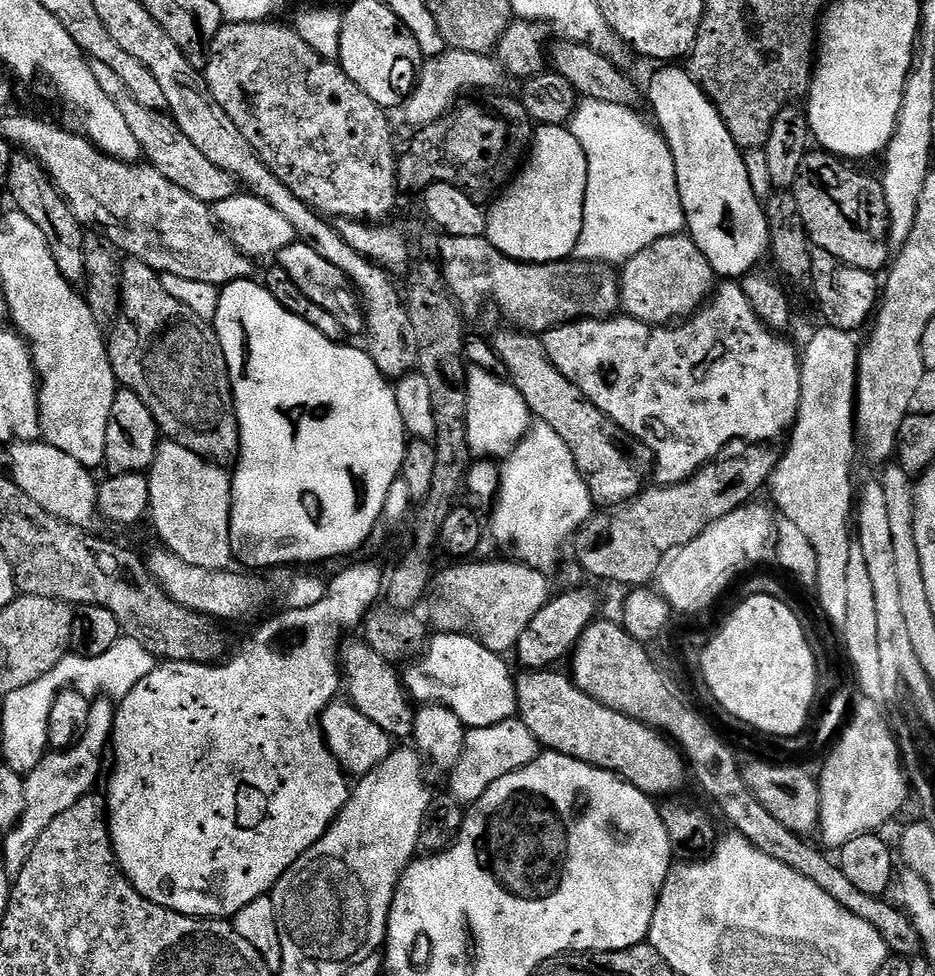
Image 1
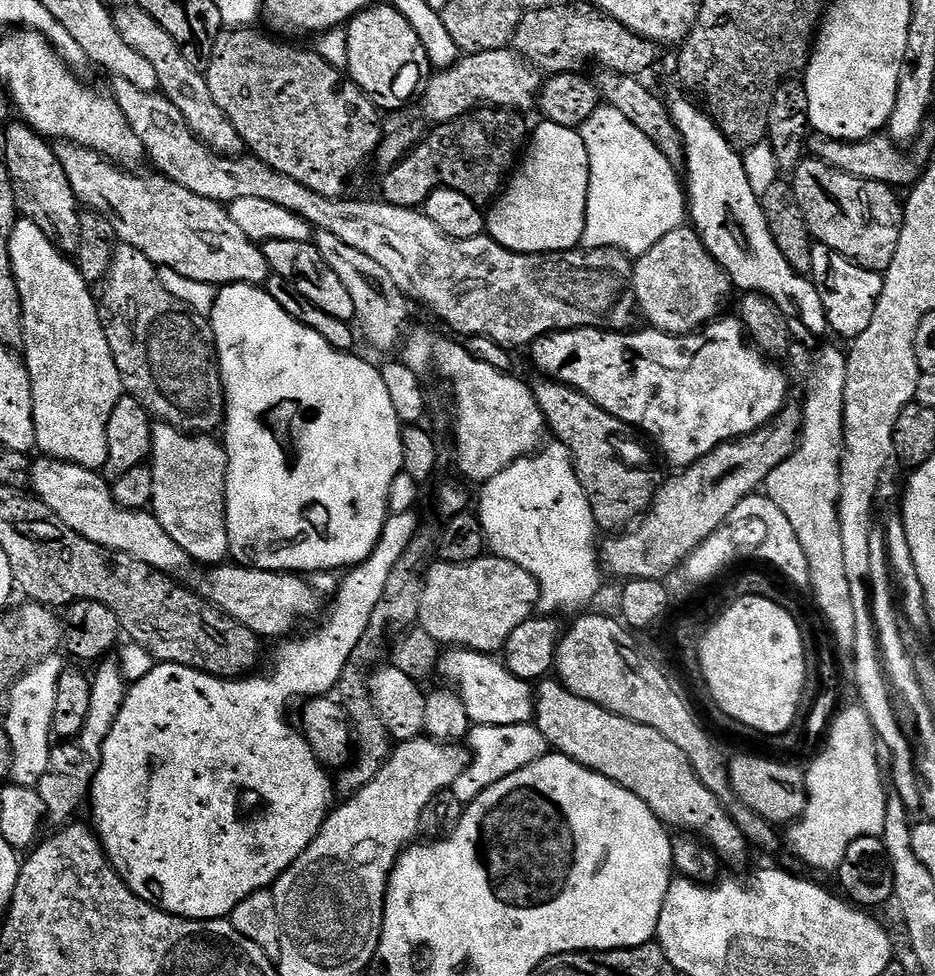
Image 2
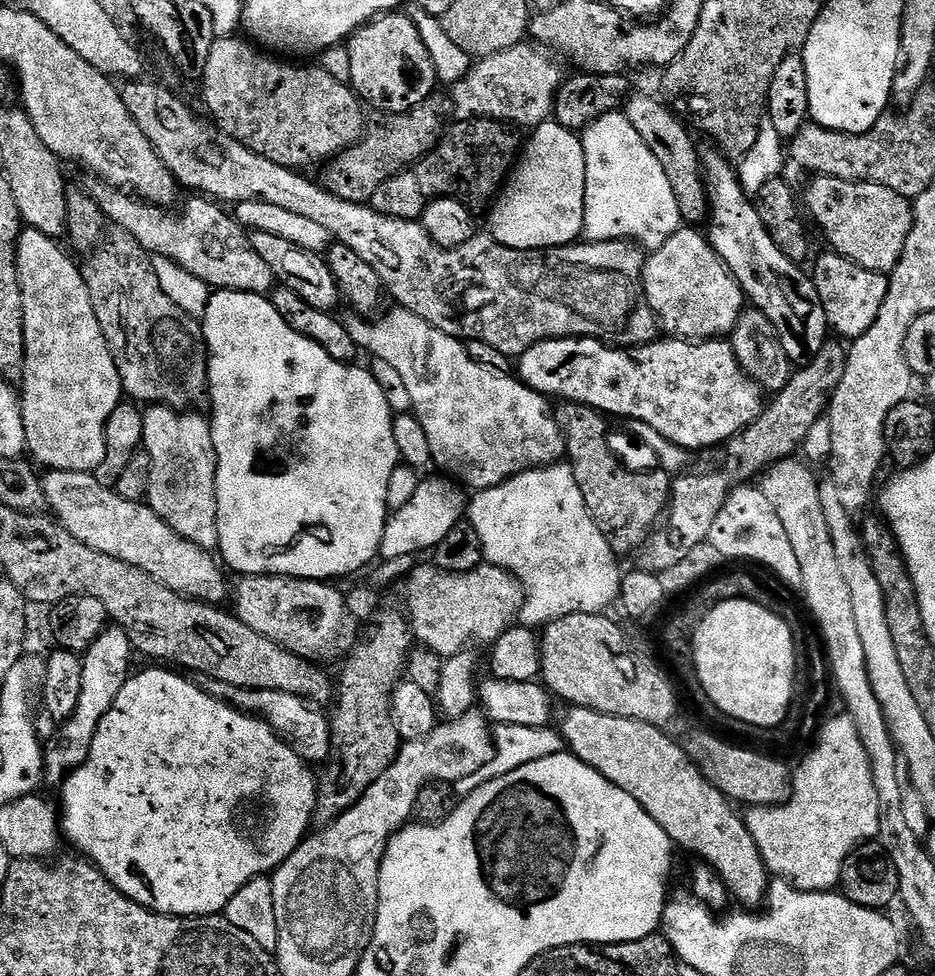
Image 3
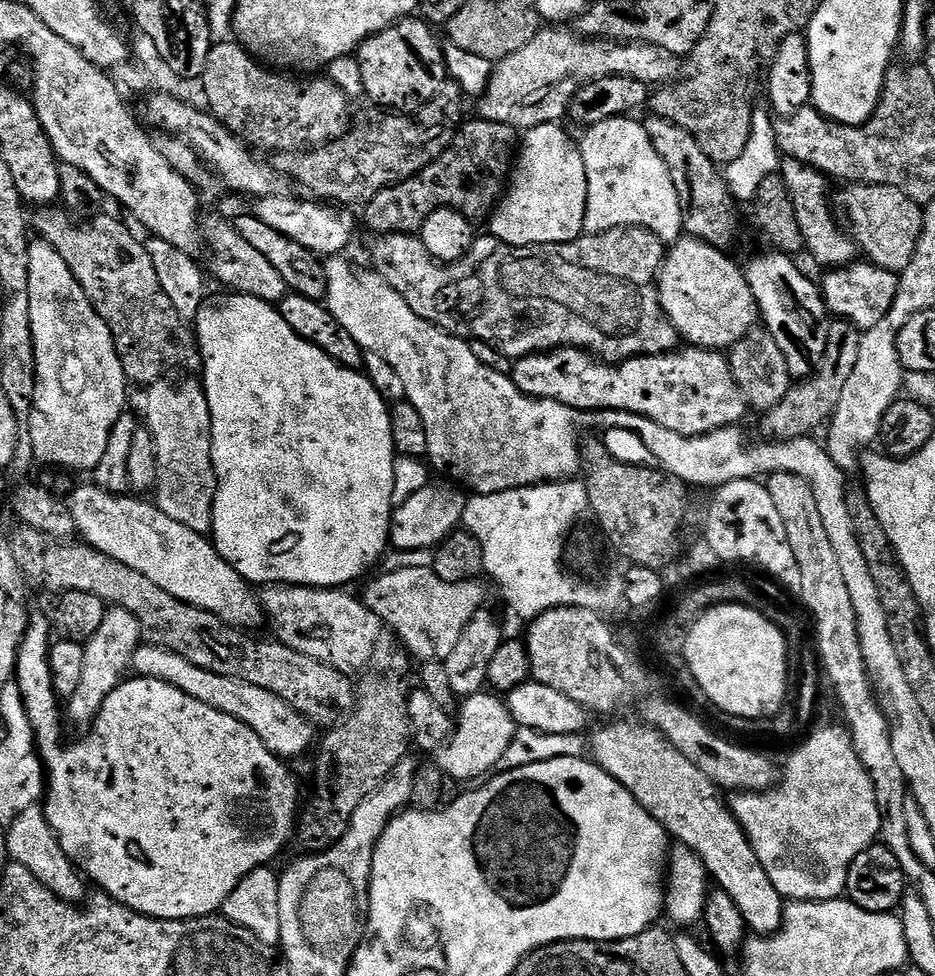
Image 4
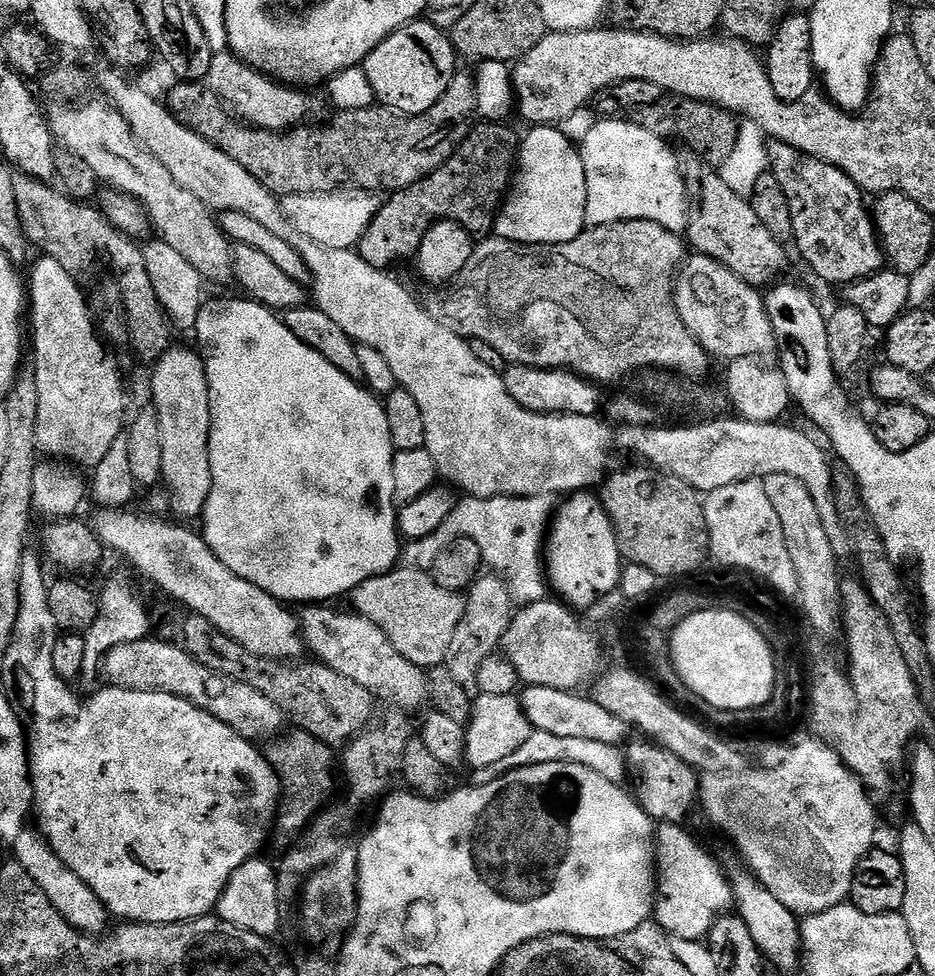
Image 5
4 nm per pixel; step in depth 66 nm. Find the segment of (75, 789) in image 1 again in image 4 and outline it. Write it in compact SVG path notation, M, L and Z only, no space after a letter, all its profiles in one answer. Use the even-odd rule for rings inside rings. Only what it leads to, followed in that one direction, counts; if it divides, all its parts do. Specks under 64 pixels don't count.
M109 607L102 618L102 626L98 626L94 638L90 638L84 644L86 659L82 669L82 679L78 690L74 690L74 694L67 701L67 719L69 716L76 724L91 725L108 695L125 679L132 663L132 656L141 643L142 637L138 620L126 610Z

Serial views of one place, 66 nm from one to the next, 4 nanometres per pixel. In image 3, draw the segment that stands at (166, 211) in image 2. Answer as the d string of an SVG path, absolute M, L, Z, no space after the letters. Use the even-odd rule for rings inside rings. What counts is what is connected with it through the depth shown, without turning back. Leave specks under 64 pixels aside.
M92 182L96 184L87 185L86 191L95 198L98 206L104 211L105 217L112 220L117 229L126 234L130 234L148 251L153 257L165 256L170 258L178 266L190 270L196 278L202 278L209 289L223 290L226 292L249 292L259 296L268 296L273 291L277 283L276 275L266 266L266 258L252 249L252 242L249 233L243 224L236 219L235 215L223 212L225 209L219 203L213 202L208 198L192 198L185 206L184 212L176 213L167 207L159 204L150 204L147 200L141 200L140 197L132 195L130 192L124 192L121 188L116 188L112 184L103 182Z

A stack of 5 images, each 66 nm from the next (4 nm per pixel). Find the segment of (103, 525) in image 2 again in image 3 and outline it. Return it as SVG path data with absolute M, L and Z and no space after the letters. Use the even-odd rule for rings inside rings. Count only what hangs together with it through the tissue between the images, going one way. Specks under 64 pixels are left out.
M48 470L43 473L42 483L51 513L67 532L78 538L78 542L86 542L86 546L102 554L110 554L110 558L118 558L122 562L130 562L130 566L138 566L138 570L146 570L150 578L162 582L162 586L170 586L170 590L174 590L179 596L188 596L191 600L202 600L205 604L217 606L223 605L223 600L229 599L230 580L228 584L221 561L211 551L202 549L178 535L147 503L122 498L115 488L108 488L98 482L96 475L90 472Z

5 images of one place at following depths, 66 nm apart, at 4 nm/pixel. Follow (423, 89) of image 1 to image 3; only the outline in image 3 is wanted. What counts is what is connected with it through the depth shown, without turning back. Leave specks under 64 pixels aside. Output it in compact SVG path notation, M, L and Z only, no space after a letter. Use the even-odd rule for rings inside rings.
M525 42L510 50L502 50L502 54L477 59L468 69L467 74L459 82L451 85L453 117L456 120L478 120L481 118L502 120L513 126L519 126L521 129L525 128L524 130L531 130L537 124L544 123L553 115L556 106L556 92L562 83L560 68L551 58L553 59L543 47L532 42Z

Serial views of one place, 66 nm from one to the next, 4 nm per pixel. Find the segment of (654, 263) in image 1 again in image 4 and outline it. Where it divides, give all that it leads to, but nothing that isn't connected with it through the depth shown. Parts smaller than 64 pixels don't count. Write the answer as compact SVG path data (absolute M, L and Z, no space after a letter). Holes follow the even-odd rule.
M685 235L667 249L664 262L660 265L660 305L676 328L681 341L687 342L691 347L730 350L743 336L757 327L756 299L744 277L744 268L736 265L728 255L727 251Z

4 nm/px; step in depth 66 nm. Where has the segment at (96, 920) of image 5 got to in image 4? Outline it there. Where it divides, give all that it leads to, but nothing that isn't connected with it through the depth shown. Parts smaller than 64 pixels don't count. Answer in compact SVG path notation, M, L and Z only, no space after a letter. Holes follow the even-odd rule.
M43 807L22 810L22 814L18 814L11 824L7 825L6 832L7 859L13 864L26 866L26 870L30 870L30 874L34 874L34 878L38 878L38 882L42 882L42 886L49 888L58 899L79 905L89 895L90 888L85 877L62 850Z

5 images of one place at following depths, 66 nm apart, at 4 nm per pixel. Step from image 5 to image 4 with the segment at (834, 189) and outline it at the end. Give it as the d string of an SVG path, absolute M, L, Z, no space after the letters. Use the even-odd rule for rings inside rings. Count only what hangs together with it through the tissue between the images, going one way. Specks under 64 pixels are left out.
M787 158L781 159L779 175L783 178L789 198L793 202L794 214L798 220L798 226L801 227L807 254L812 255L824 270L844 268L847 264L853 263L857 259L858 249L855 240L842 227L838 216L836 221L836 216L832 213L832 204L828 201L829 177L808 164Z

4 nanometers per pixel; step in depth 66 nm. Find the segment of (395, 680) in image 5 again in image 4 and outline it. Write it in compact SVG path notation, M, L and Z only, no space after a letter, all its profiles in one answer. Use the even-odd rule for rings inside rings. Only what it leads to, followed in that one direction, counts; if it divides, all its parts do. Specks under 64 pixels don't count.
M274 584L265 587L259 598L267 623L272 623L276 631L275 639L290 646L290 650L298 650L298 654L306 654L306 658L334 666L339 672L363 673L369 667L380 635L386 632L378 614L369 610L363 599L355 600L348 590Z

